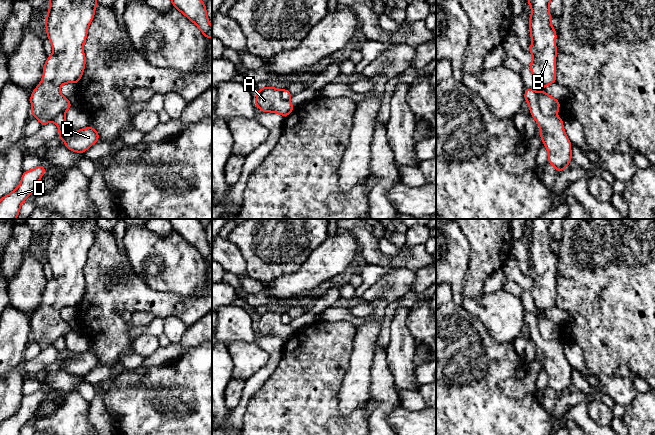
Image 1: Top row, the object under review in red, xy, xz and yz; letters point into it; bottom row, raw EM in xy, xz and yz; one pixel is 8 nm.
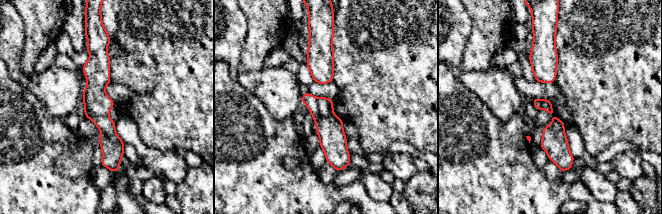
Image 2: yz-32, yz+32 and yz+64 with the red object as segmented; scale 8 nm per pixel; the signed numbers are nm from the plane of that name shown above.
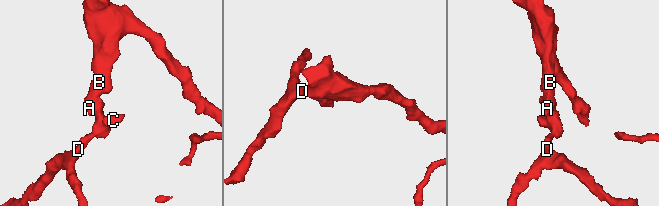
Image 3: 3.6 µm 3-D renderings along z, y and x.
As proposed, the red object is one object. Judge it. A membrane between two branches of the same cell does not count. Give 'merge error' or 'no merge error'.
merge error

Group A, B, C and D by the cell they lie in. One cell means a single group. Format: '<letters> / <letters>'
A B / C D

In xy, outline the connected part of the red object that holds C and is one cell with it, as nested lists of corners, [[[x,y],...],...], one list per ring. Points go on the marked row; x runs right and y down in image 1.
[[[60,113],[53,122],[59,127],[58,139],[65,142],[65,147],[71,151],[84,153],[95,142],[99,141],[99,135],[95,128],[86,127],[84,129],[70,132],[66,124],[65,113]]]

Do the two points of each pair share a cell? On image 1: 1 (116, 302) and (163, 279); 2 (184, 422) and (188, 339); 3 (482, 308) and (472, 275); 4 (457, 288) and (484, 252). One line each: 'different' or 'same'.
1: different
2: different
3: different
4: different

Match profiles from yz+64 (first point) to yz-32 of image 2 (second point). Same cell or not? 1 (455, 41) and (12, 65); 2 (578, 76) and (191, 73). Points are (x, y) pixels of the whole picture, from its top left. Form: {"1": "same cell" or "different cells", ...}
{"1": "same cell", "2": "same cell"}

